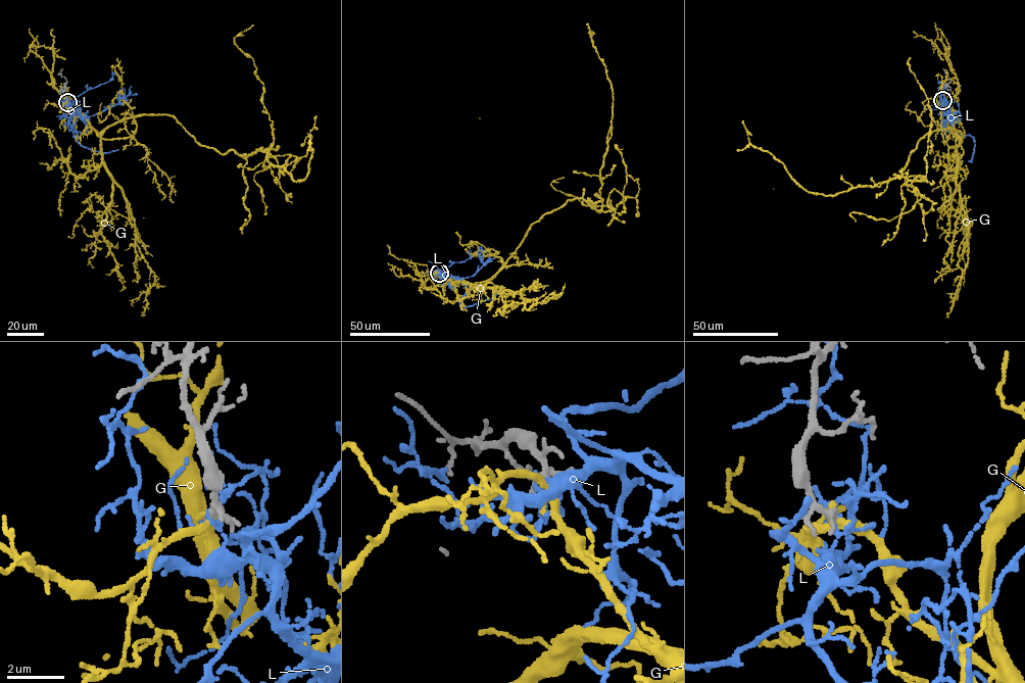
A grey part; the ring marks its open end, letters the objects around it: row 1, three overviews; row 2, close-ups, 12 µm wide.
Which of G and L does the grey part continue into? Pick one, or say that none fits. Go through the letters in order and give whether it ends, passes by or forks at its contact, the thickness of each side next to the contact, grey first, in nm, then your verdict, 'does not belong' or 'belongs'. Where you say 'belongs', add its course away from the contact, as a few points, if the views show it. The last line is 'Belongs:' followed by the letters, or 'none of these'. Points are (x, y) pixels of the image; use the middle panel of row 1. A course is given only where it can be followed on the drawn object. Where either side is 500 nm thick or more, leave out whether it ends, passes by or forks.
G: it passes by; 190 nm thick on the grey side, 240 nm on the other; belongs; it runs (439, 274), (446, 283), (485, 285), (543, 214), (576, 198), (601, 208), (613, 95), (587, 23)
L: it forks there; 200 nm thick on the grey side, 100 nm on the other; does not belong
Belongs: G

